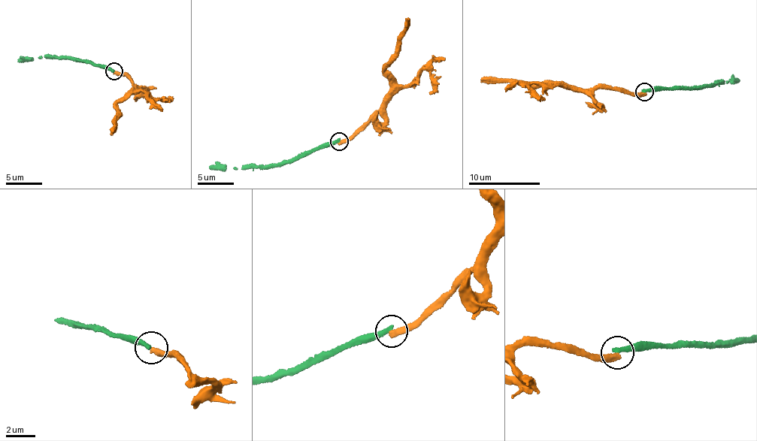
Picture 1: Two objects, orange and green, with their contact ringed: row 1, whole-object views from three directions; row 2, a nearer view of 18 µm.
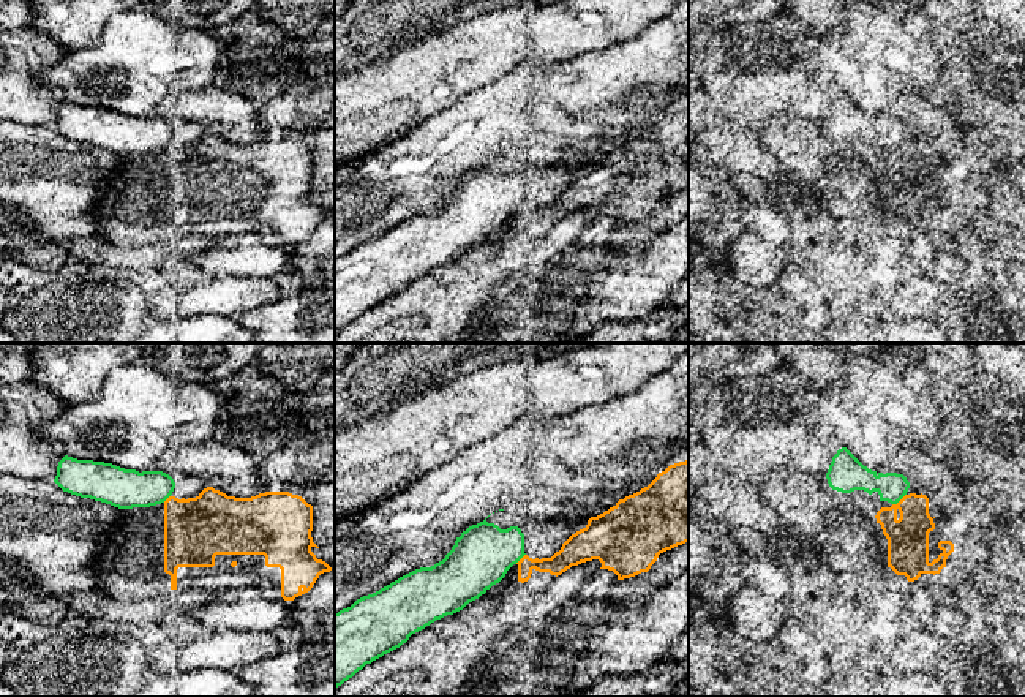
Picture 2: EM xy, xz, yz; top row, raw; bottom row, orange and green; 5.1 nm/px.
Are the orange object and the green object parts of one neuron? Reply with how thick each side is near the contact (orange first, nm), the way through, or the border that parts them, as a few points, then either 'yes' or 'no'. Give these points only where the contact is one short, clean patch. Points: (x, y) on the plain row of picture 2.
200 nm thick on the orange side, 150 nm on the other; no

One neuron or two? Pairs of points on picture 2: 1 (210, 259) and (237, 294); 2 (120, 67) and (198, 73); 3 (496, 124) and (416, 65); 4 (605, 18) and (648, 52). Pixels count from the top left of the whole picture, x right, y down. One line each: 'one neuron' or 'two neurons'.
1: two neurons
2: one neuron
3: two neurons
4: two neurons

